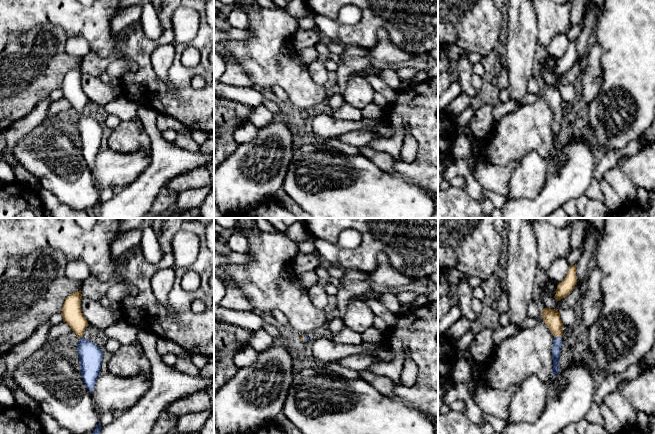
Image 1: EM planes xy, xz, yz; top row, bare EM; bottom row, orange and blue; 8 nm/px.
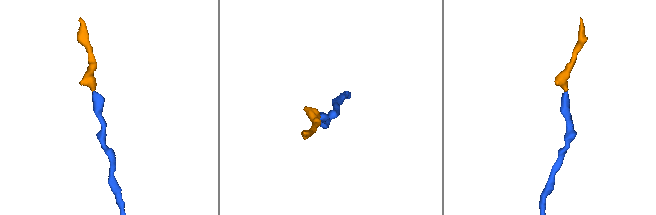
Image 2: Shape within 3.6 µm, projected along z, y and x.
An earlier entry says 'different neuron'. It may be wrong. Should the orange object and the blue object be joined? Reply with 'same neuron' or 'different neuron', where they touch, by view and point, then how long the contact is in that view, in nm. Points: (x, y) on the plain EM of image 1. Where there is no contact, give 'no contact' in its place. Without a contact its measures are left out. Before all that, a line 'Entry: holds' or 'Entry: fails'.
Entry: fails
same neuron; contact yz (557, 112); length 60 nm

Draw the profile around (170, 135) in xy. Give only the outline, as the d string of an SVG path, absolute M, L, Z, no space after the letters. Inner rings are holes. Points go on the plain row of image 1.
M168 129L166 131L162 131L161 133L162 137L169 143L174 143L174 141L177 139L177 132L173 129Z

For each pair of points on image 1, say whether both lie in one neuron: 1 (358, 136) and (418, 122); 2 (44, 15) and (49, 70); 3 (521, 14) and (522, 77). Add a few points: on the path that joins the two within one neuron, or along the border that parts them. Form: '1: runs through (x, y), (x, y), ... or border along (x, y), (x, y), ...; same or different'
1: border along (375, 132), (375, 137), (367, 144); different
2: border along (41, 27), (47, 24), (55, 24), (66, 35); different
3: runs through (521, 30), (521, 61); same

